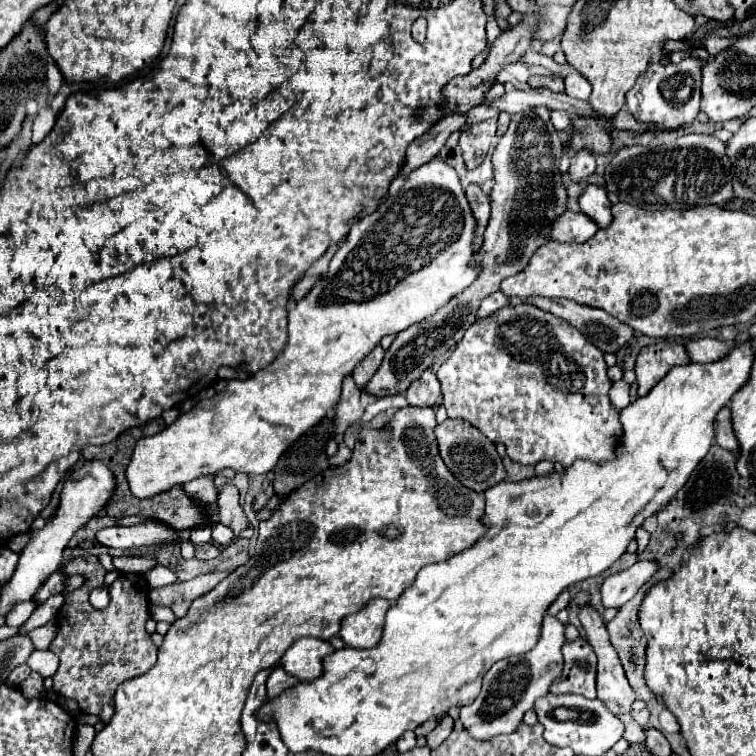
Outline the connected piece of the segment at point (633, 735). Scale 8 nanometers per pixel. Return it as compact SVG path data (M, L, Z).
M620 715L620 721L624 721L624 739L628 743L642 743L644 741L644 727L638 725L630 715Z

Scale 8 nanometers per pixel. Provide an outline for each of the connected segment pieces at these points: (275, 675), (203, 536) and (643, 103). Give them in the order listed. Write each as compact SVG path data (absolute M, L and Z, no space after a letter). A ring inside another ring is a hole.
M276 667L272 671L272 675L268 677L268 681L266 681L266 695L268 697L278 697L282 691L290 689L296 683L298 683L296 677L290 677L286 671L282 671L280 667Z
M205 525L191 530L190 540L193 544L202 544L211 539L211 526Z
M688 57L680 61L678 65L668 63L652 63L640 79L638 85L632 87L626 93L626 107L632 117L636 117L640 123L660 123L662 133L672 133L684 127L690 127L700 111L700 69L704 61L698 61L694 57ZM670 89L676 89L676 97L670 97Z

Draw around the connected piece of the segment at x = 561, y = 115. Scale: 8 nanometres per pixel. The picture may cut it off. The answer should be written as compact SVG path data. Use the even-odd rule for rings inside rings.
M552 111L552 123L554 123L556 131L562 133L562 131L566 131L570 127L570 117L564 111Z

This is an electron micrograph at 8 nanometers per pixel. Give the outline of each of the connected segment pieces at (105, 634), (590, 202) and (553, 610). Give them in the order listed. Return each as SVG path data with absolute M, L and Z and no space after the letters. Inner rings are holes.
M82 555L62 565L64 577L82 575L82 587L74 591L62 591L64 603L56 613L58 633L50 643L50 651L58 655L60 667L54 673L54 691L74 699L84 713L98 715L100 721L108 723L114 715L114 691L116 687L132 677L138 677L150 671L156 663L158 649L154 647L150 633L144 629L150 619L150 601L148 601L148 581L138 573L120 573L118 579L110 585L110 605L106 609L94 609L88 601L92 589L100 587L106 577L106 569L100 565L98 557Z
M588 185L586 191L580 197L580 209L600 227L606 229L608 223L612 223L612 203L606 197L606 189L598 185Z
M564 590L559 597L548 608L547 614L556 616L562 609L565 609L570 602L570 594L568 590Z

